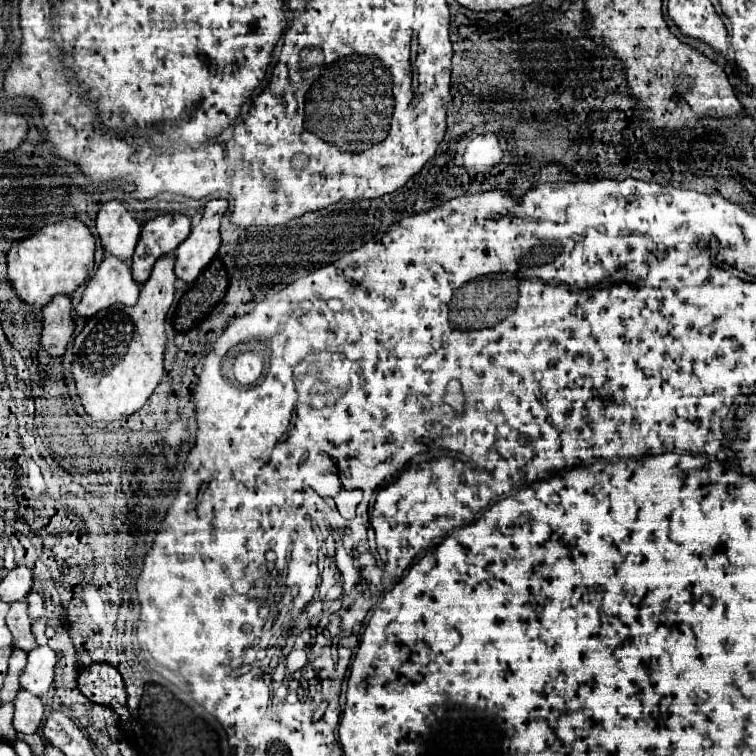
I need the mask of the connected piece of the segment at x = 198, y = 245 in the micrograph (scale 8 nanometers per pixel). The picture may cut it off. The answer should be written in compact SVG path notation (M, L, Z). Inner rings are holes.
M210 200L202 212L202 220L192 226L190 236L174 250L174 274L182 282L192 282L208 266L220 248L220 220L228 208L226 200Z

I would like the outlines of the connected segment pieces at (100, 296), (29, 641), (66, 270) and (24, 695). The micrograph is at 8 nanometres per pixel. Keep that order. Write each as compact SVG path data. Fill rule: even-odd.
M106 256L98 266L94 278L88 280L84 296L76 306L80 318L92 318L98 310L112 304L136 304L140 284L134 282L130 262L122 262L114 256Z
M18 600L18 602L12 602L10 604L10 612L8 612L8 628L14 636L14 646L24 650L24 652L30 652L34 650L38 644L32 636L32 630L30 630L30 618L28 618L28 602L26 600Z
M78 218L40 228L34 236L16 240L8 252L8 280L16 296L32 306L46 306L56 294L72 294L94 268L94 236Z
M20 690L14 698L14 728L22 734L36 734L44 722L44 704L28 690Z

